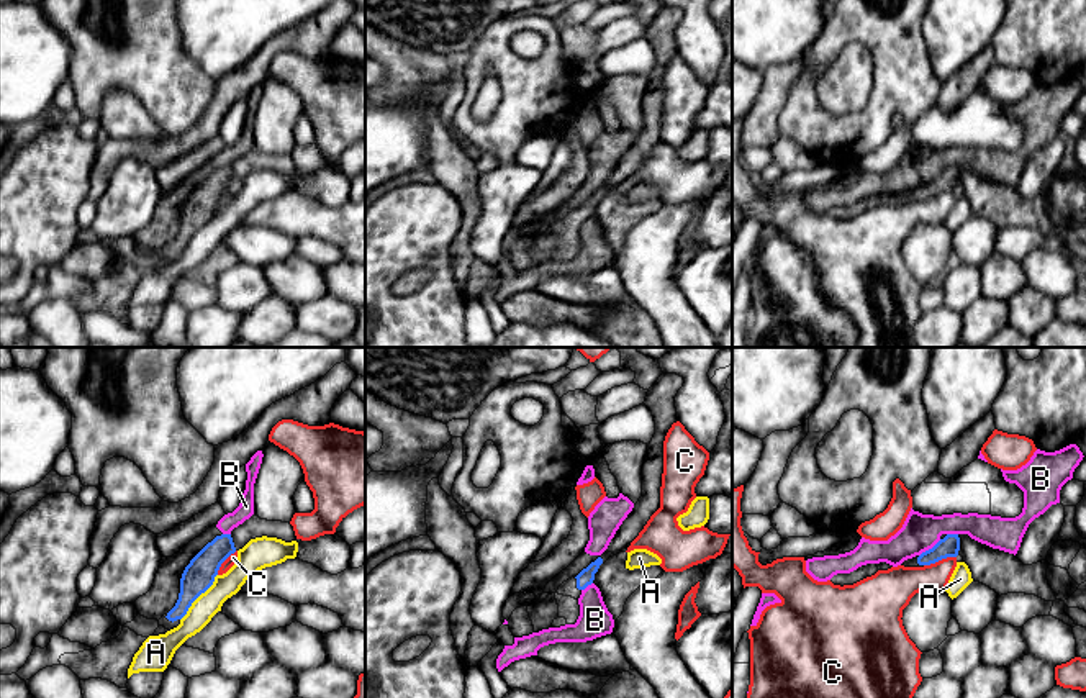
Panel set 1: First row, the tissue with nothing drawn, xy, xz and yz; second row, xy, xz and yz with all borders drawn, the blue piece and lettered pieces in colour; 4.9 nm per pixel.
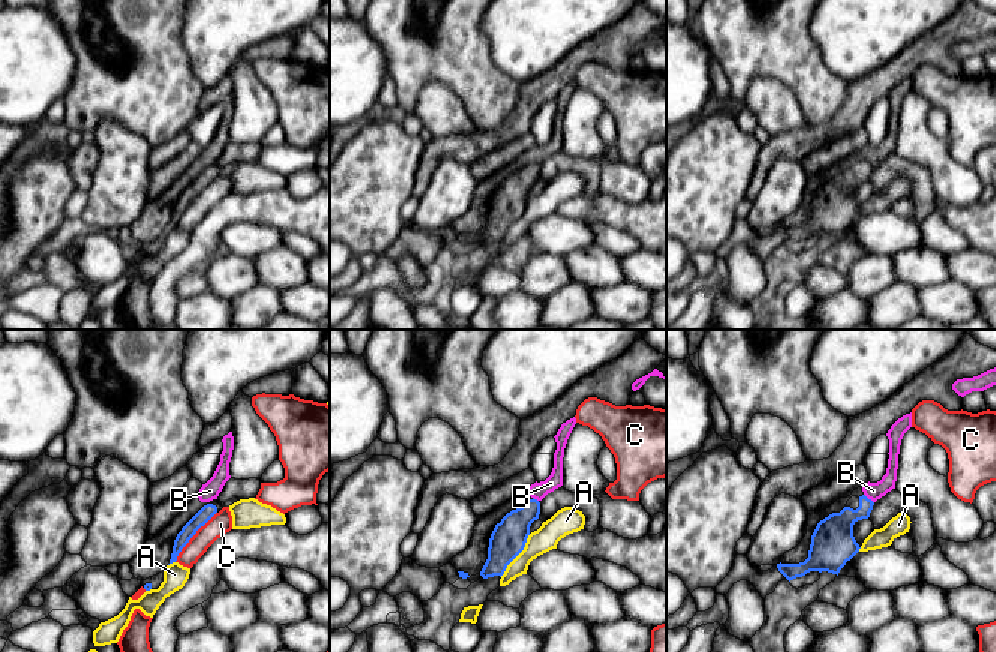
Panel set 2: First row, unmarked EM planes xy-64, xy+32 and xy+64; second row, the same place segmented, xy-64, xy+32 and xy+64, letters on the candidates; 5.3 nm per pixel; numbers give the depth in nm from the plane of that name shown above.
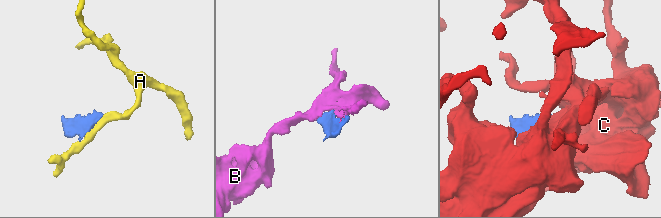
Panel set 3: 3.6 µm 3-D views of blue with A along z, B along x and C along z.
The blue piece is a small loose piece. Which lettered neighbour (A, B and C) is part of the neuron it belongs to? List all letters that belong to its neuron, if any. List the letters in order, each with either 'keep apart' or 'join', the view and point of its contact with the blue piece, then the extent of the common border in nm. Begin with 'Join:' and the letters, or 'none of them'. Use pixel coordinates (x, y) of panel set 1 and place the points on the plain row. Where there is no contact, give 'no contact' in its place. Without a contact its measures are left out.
Join: none of them
A: keep apart; contact xy (199, 228); length 300 nm
B: keep apart; contact yz (929, 182); length 140 nm
C: keep apart; contact yz (939, 192); length 170 nm

